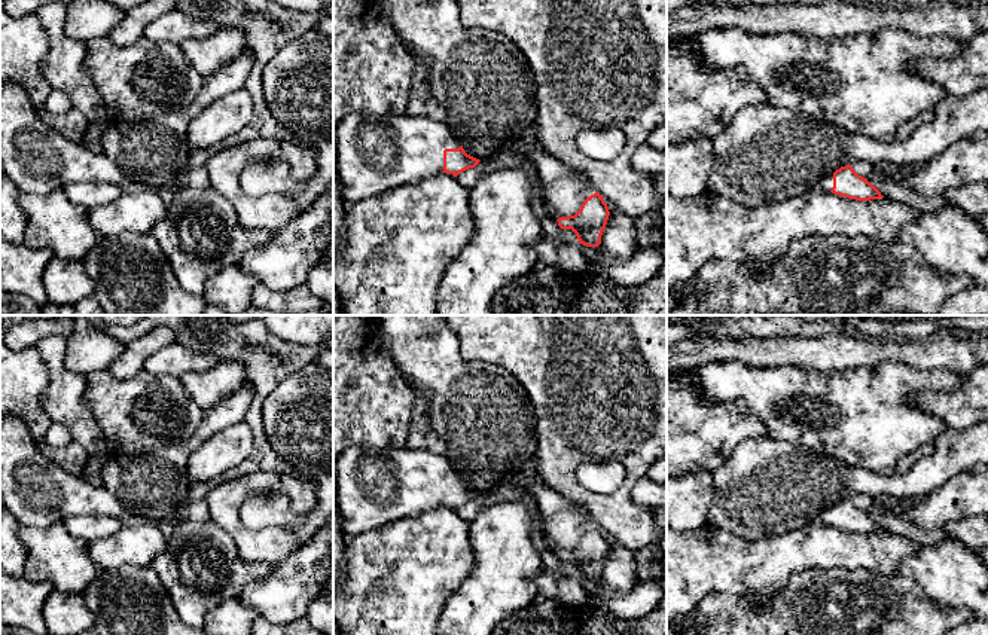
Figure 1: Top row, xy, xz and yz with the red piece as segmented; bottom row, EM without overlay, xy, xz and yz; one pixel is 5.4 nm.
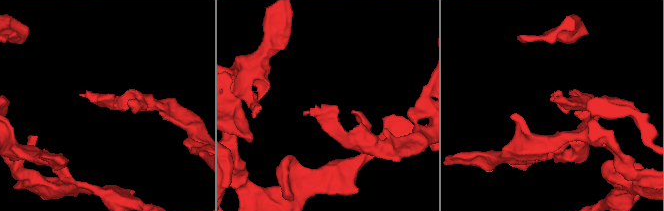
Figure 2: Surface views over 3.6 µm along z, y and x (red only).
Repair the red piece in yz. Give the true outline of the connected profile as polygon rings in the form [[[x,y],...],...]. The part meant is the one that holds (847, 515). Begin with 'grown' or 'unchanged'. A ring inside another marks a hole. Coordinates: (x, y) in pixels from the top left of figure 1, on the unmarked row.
grown | [[[988,421],[961,430],[946,428],[933,446],[934,452],[918,460],[909,471],[881,476],[769,436],[747,439],[711,473],[713,501],[707,525],[748,540],[784,535],[815,520],[856,534],[884,531],[851,498],[859,494],[896,498],[926,495],[976,464],[988,465]]]

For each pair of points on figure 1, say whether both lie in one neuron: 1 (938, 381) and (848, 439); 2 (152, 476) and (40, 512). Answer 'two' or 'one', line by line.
1: one
2: one

